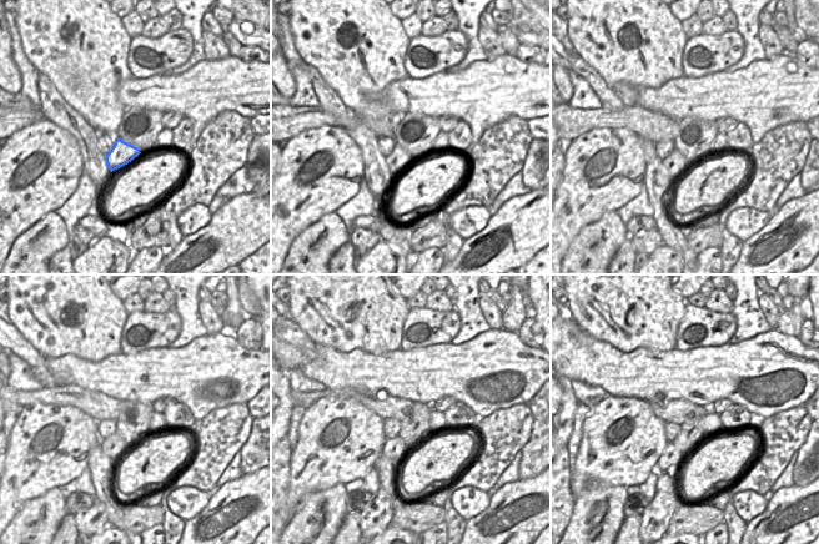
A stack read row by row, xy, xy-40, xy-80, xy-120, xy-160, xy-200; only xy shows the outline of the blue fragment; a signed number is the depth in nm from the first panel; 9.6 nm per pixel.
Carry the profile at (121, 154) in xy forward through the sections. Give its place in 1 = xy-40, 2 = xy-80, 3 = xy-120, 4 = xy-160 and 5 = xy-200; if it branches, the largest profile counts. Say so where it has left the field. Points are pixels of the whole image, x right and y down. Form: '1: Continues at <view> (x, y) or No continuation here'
1: Continues at xy-40 (398, 159)
2: Continues at xy-80 (676, 164)
3: Continues at xy-120 (112, 447)
4: Continues at xy-160 (393, 449)
5: Continues at xy-200 (671, 458).

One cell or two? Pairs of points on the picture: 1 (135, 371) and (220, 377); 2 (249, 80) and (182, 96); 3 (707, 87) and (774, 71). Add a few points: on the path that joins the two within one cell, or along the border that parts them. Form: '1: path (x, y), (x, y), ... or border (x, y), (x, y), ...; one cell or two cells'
1: path (156, 372), (199, 374); one cell
2: path (232, 85), (214, 86), (199, 92); one cell
3: path (723, 87), (758, 87); one cell

